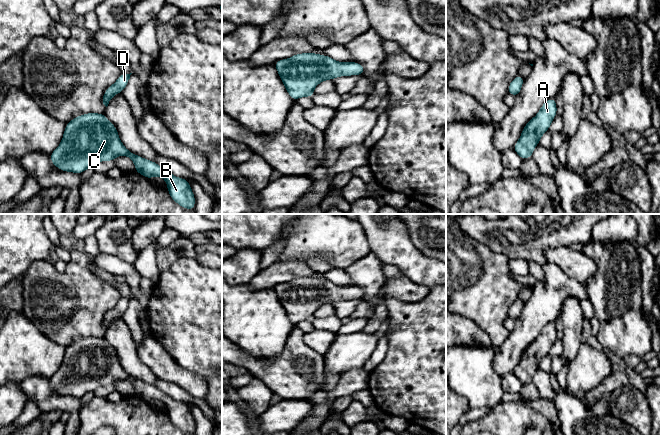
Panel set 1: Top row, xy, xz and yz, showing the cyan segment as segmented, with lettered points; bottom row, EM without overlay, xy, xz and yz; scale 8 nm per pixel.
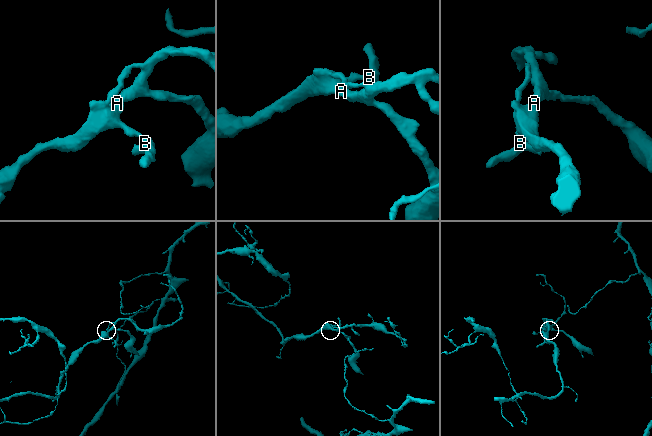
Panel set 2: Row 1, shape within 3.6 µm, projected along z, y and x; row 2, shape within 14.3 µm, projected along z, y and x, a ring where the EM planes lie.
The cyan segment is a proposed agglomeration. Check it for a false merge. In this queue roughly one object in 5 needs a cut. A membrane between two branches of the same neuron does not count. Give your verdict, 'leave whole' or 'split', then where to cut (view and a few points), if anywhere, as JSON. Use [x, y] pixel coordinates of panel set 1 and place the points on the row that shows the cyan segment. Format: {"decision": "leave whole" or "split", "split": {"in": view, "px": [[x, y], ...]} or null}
{"decision": "leave whole", "split": null}

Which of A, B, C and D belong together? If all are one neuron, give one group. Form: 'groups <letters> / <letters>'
groups A B C D

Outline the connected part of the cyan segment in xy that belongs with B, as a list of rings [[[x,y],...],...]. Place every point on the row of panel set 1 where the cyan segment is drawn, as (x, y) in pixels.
[[[86,113],[73,118],[65,126],[63,138],[59,146],[50,154],[51,162],[59,170],[81,174],[88,168],[94,167],[101,161],[113,161],[118,156],[126,156],[133,160],[135,171],[151,179],[154,176],[163,178],[167,183],[167,190],[174,202],[181,207],[194,210],[195,196],[185,178],[178,178],[159,166],[156,162],[144,159],[125,148],[119,138],[116,127],[104,114]]]

